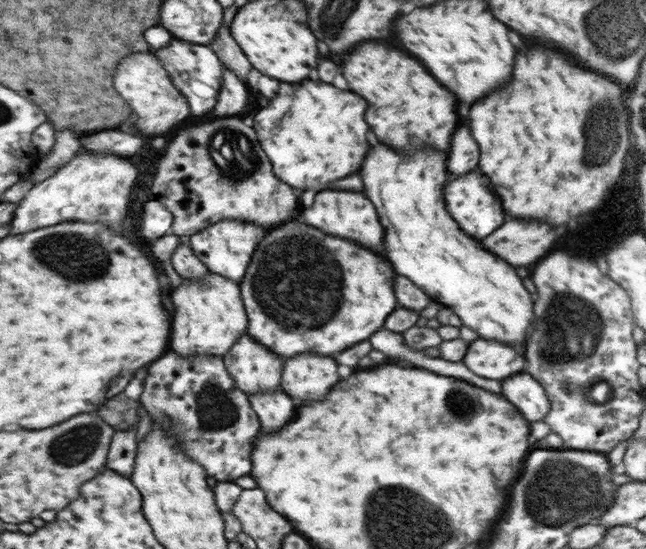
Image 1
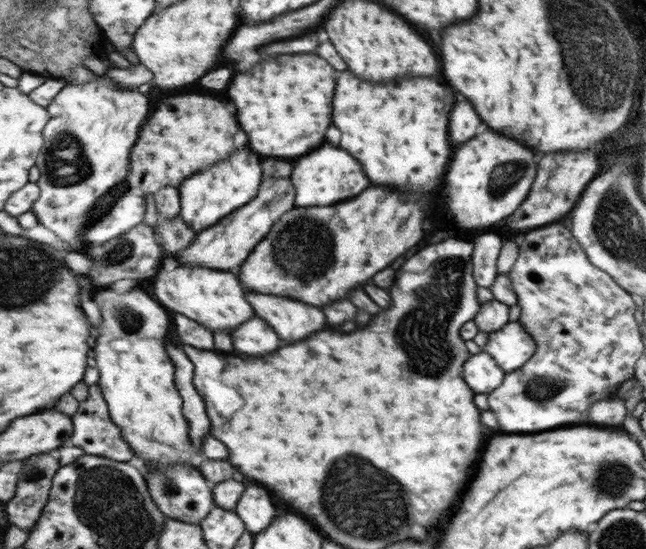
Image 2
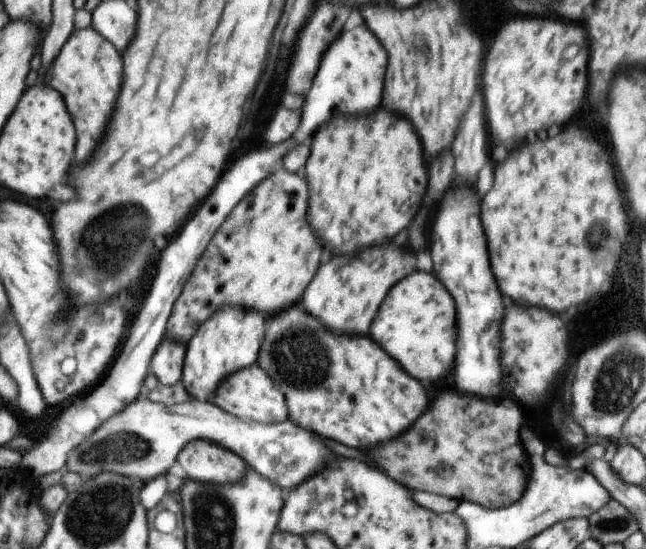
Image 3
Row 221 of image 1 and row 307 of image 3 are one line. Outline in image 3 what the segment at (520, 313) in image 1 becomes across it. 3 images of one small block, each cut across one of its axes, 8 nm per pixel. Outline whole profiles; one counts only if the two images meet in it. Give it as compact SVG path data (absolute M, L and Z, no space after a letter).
M414 272L394 286L394 294L386 298L382 314L374 318L370 336L402 366L402 370L406 370L406 374L418 380L436 380L454 360L454 302L438 278L428 272Z

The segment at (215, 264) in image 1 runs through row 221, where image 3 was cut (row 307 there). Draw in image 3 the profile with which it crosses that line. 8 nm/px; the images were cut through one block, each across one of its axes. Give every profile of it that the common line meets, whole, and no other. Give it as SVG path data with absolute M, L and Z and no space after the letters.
M222 306L210 320L206 320L192 342L189 342L185 375L186 388L194 400L213 402L220 386L232 374L240 372L261 358L262 344L266 340L268 318L256 310L246 310L242 306Z

